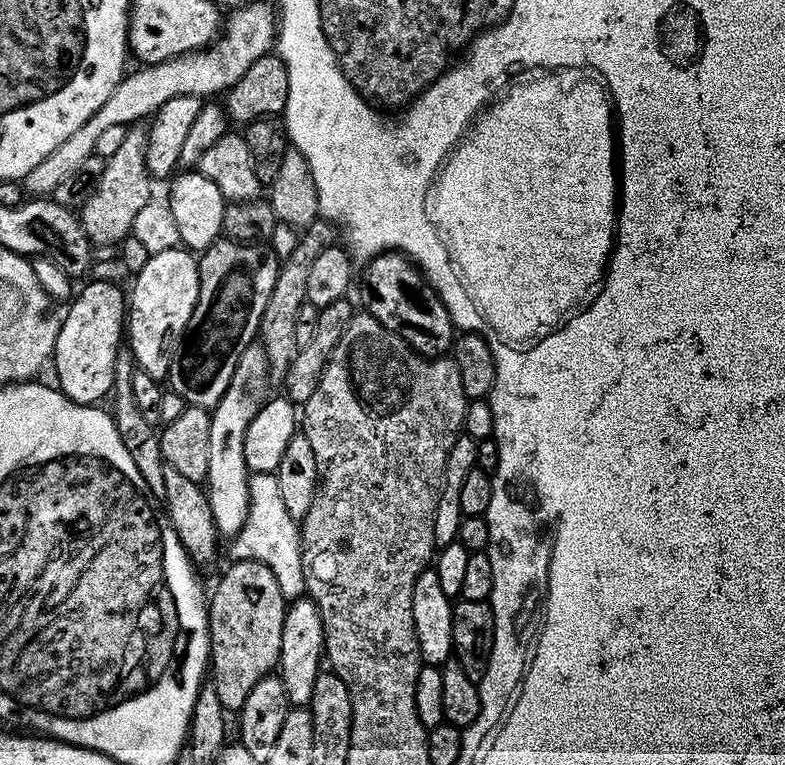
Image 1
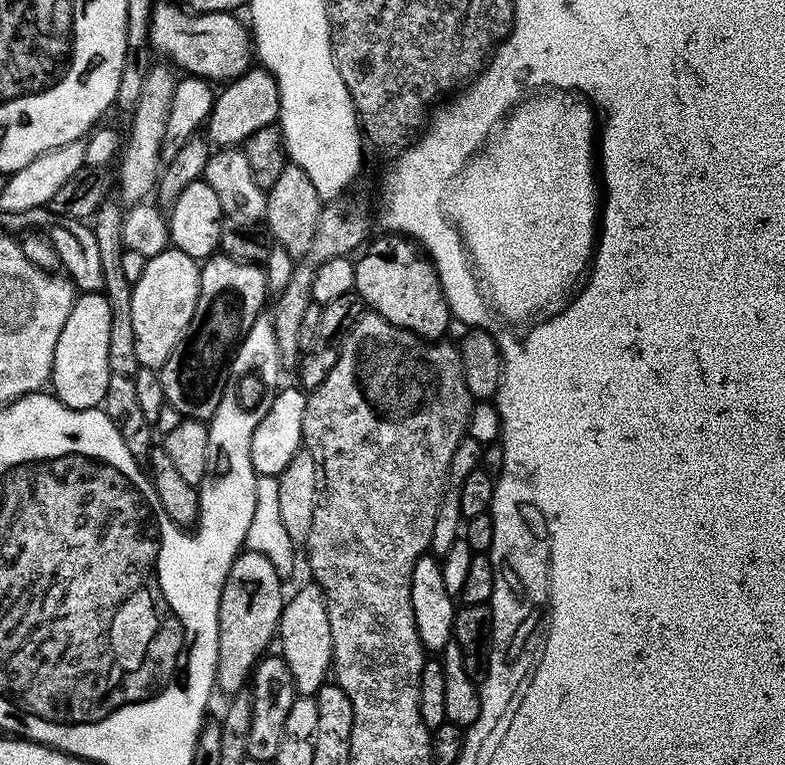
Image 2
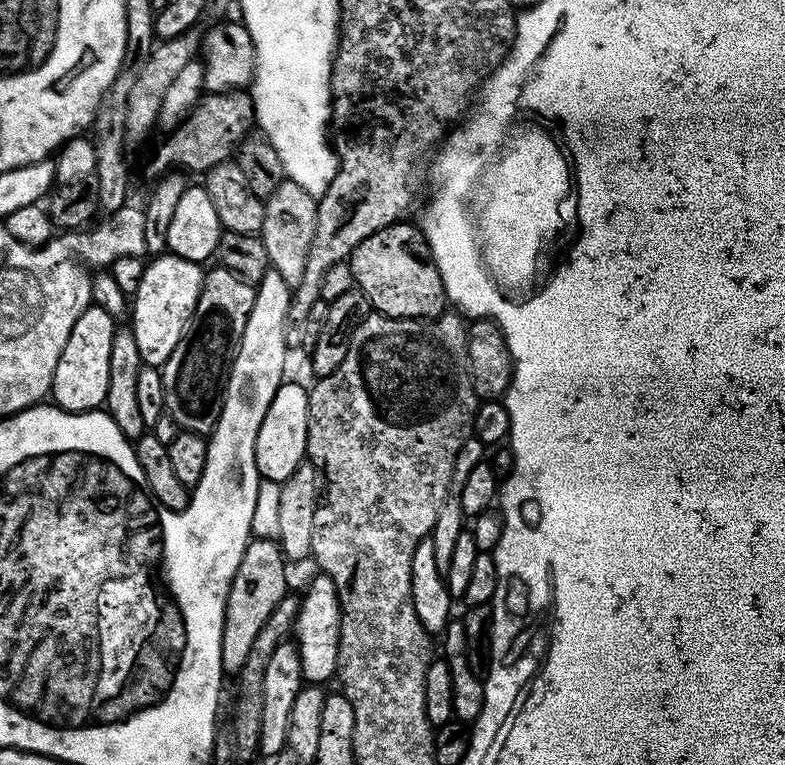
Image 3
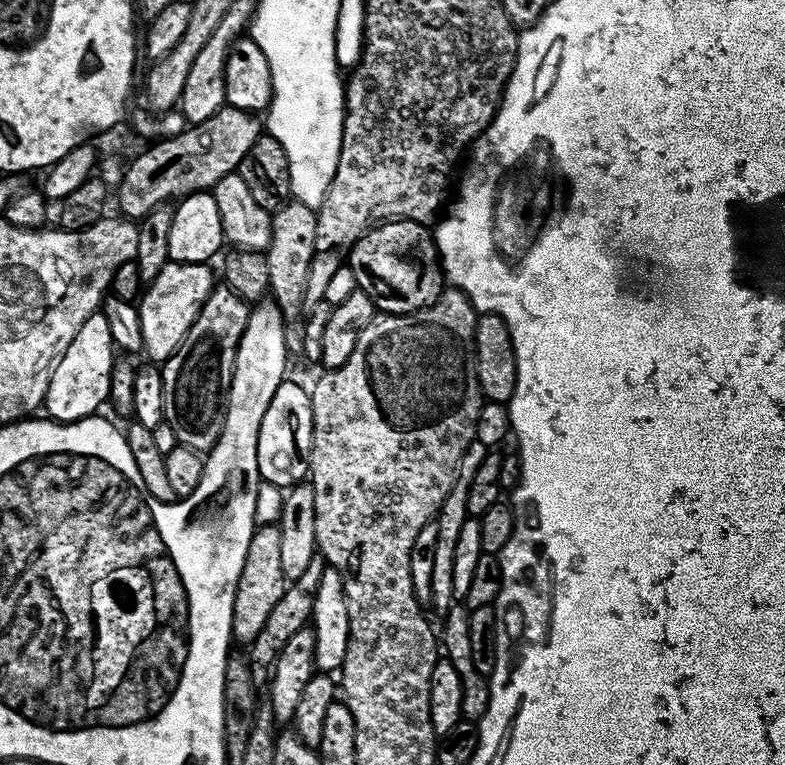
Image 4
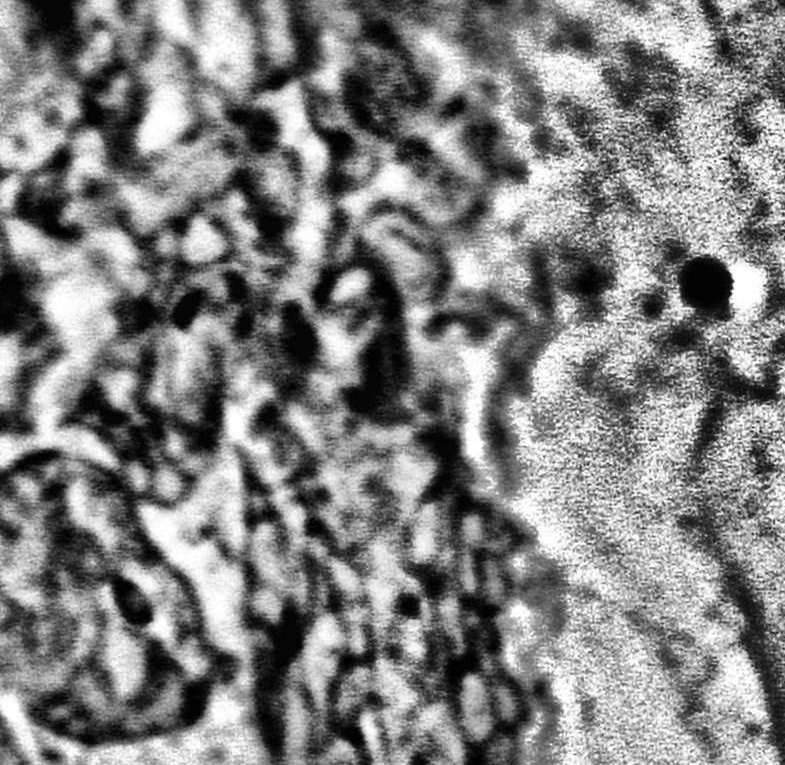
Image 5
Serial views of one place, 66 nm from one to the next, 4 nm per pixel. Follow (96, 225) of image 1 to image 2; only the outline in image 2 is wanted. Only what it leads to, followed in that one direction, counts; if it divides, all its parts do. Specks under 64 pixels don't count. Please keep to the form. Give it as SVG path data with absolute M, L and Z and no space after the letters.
M156 64L144 76L140 84L140 94L136 102L130 134L123 141L122 151L118 156L120 162L120 192L128 202L140 202L148 191L158 184L158 169L161 167L159 148L165 145L167 119L171 109L171 100L178 81L169 64Z

